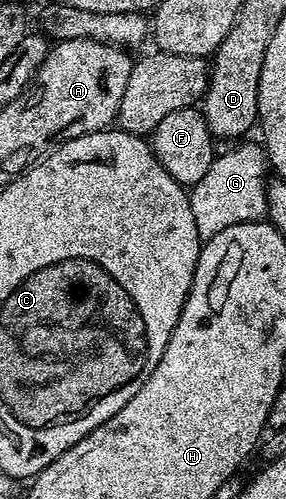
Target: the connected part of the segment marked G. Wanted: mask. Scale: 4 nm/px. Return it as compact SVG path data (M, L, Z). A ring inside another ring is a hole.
M246 144L235 145L232 152L214 157L203 178L195 186L189 187L192 220L196 220L199 239L216 236L216 232L224 232L224 228L232 224L261 222L267 217L268 155L261 145L242 145Z

